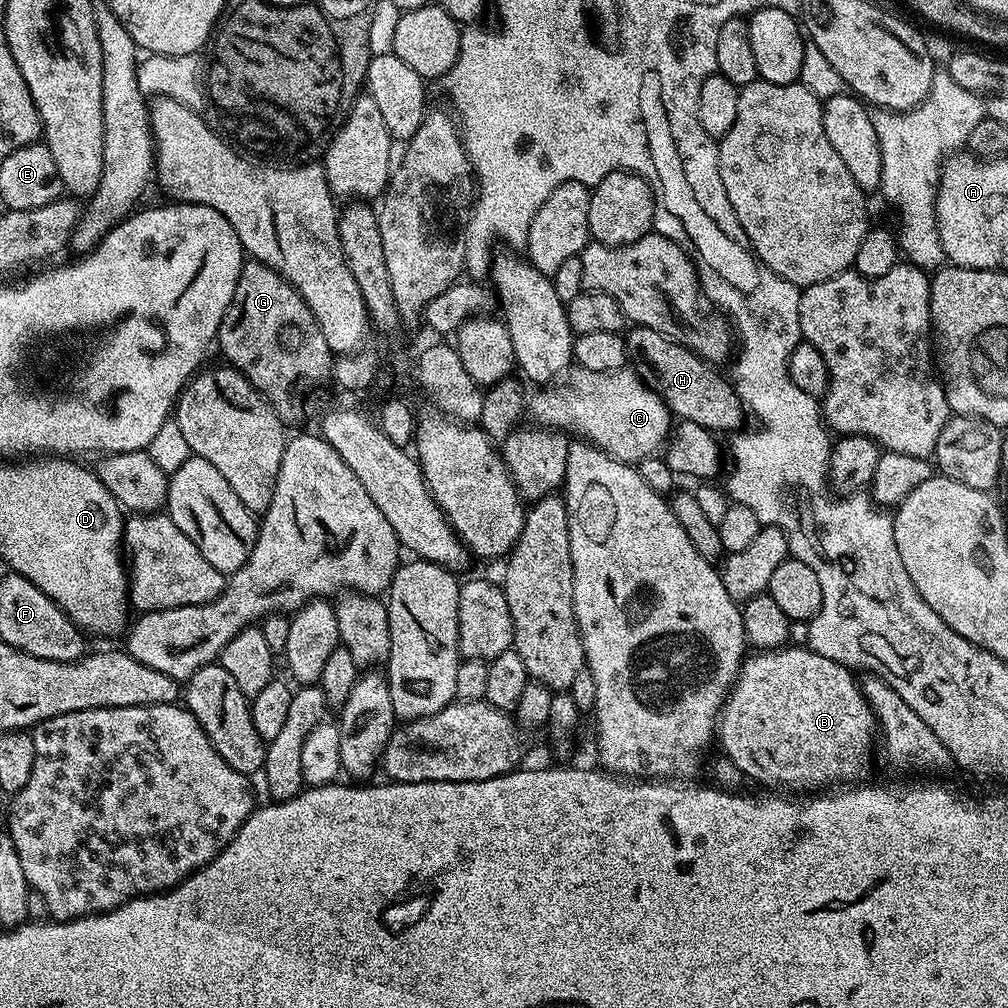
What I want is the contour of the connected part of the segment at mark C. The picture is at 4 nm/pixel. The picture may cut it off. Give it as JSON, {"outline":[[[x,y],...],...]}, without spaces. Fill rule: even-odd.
{"outline":[[[569,367],[563,378],[530,396],[526,412],[537,425],[563,430],[625,462],[639,462],[659,453],[674,427],[674,417],[663,398],[627,367],[616,372]]]}

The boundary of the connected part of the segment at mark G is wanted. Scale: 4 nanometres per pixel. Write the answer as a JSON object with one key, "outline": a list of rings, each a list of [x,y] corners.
{"outline":[[[254,259],[245,263],[238,278],[238,286],[234,286],[234,298],[220,323],[218,348],[219,344],[228,359],[225,361],[237,368],[272,403],[280,419],[288,426],[303,418],[303,404],[308,391],[324,379],[327,381],[334,367],[334,353],[330,346],[326,346],[326,338],[322,338],[322,330],[318,330],[318,322],[310,306],[306,306],[302,294],[298,294],[298,290],[294,290],[294,286],[286,282],[282,274]]]}

